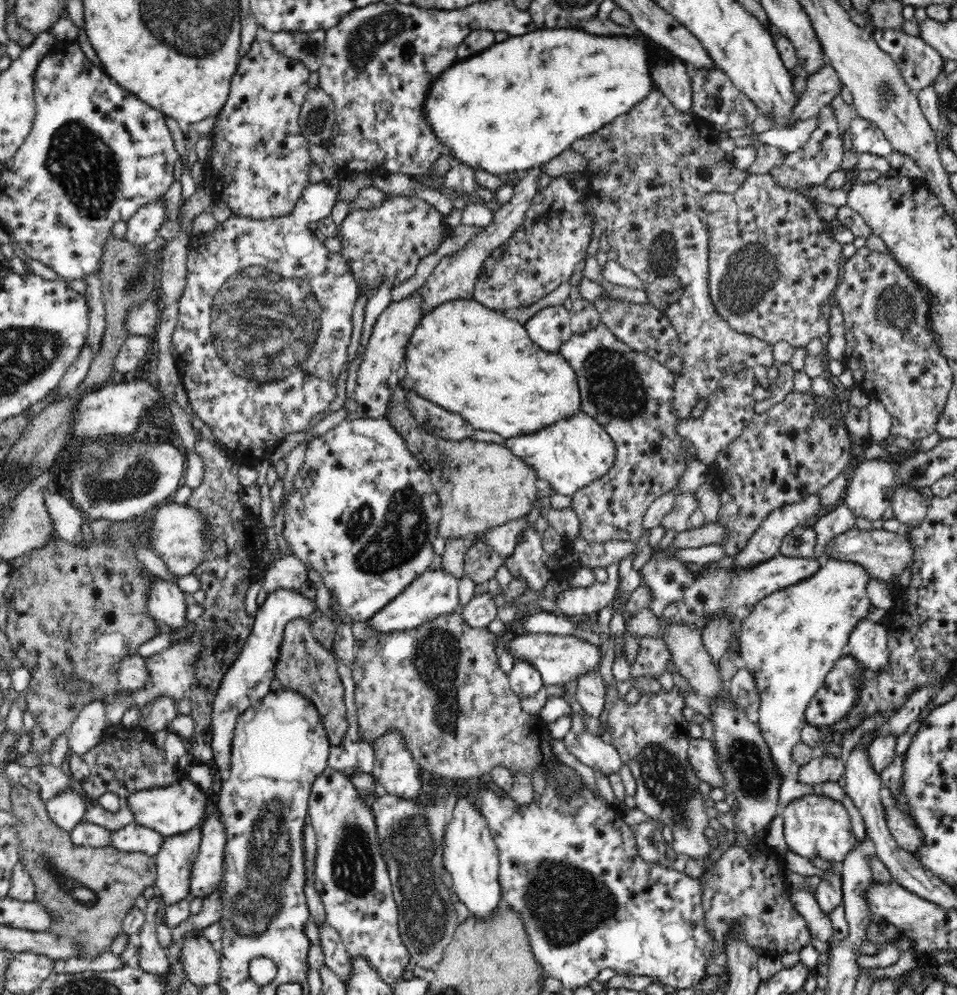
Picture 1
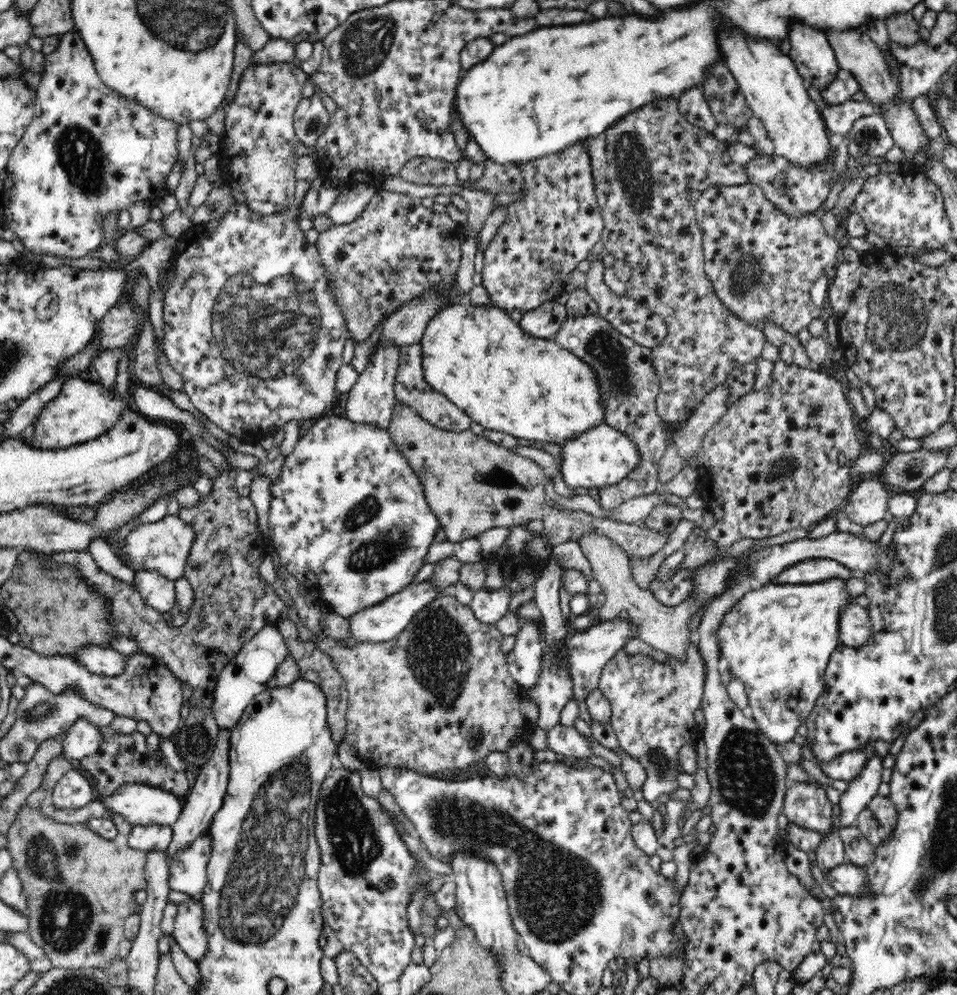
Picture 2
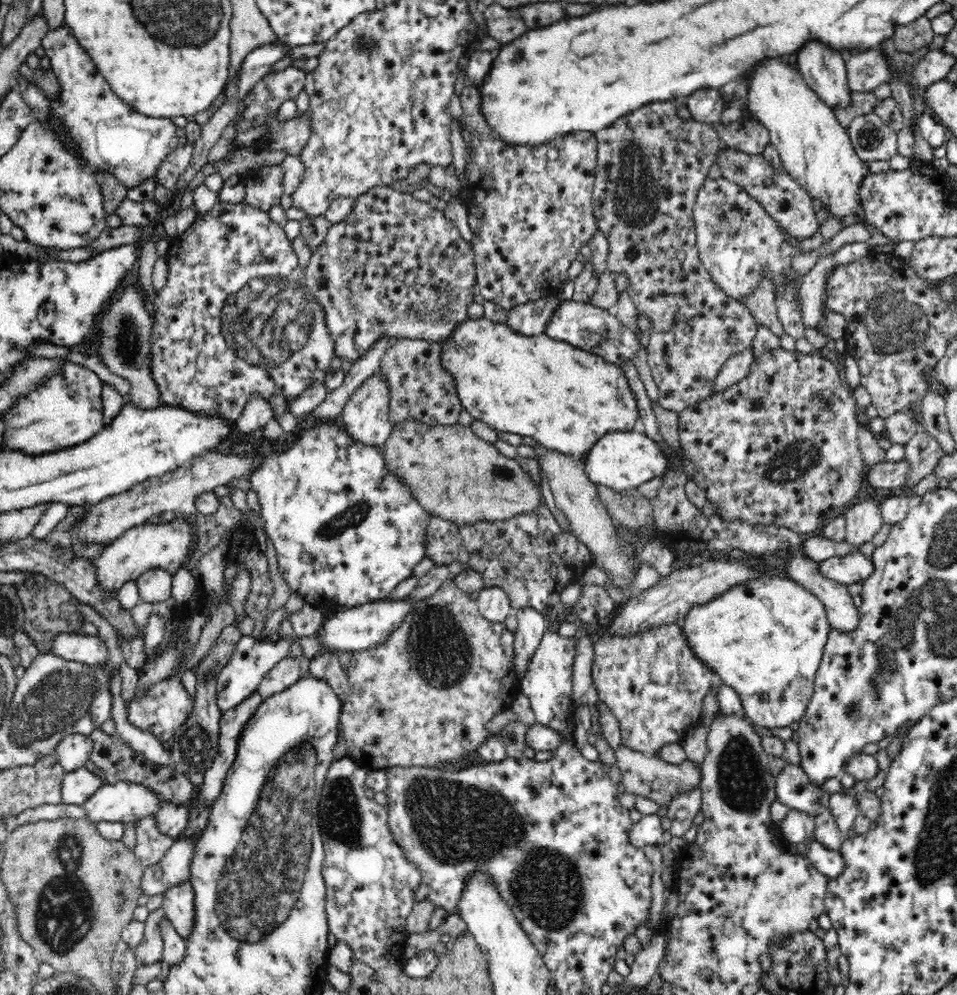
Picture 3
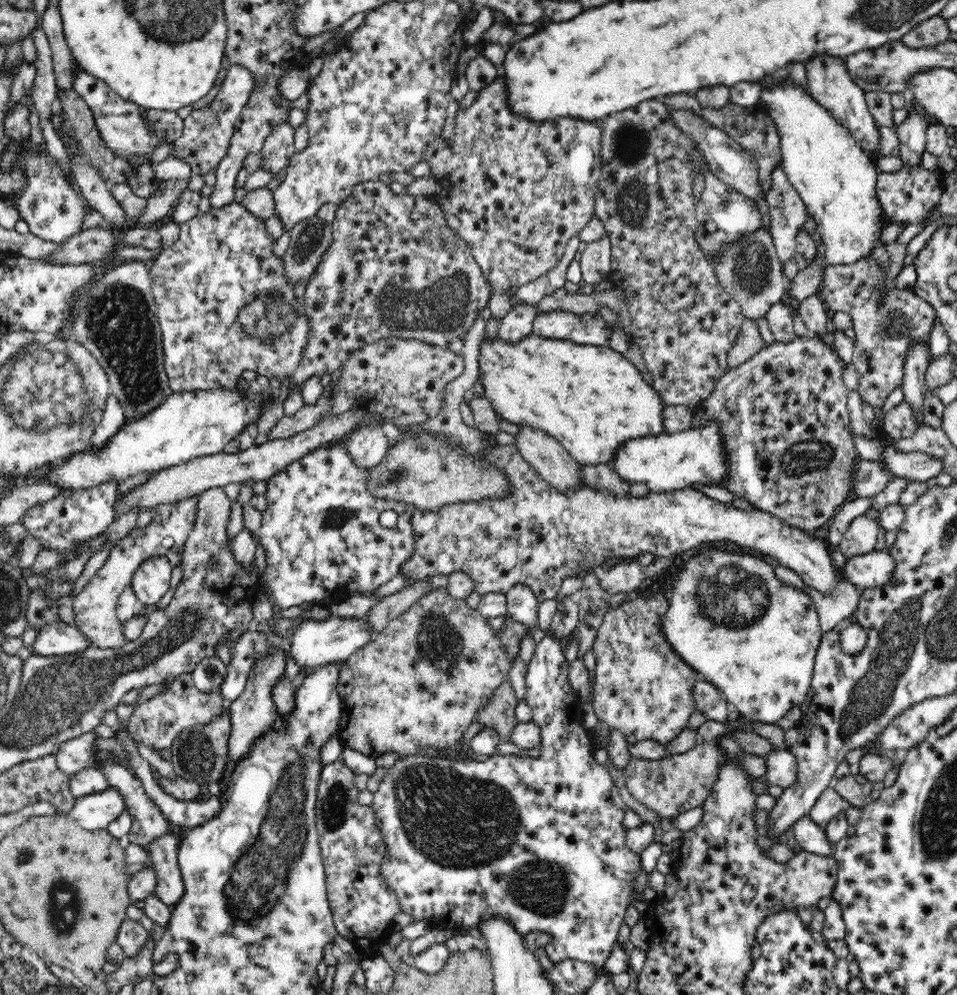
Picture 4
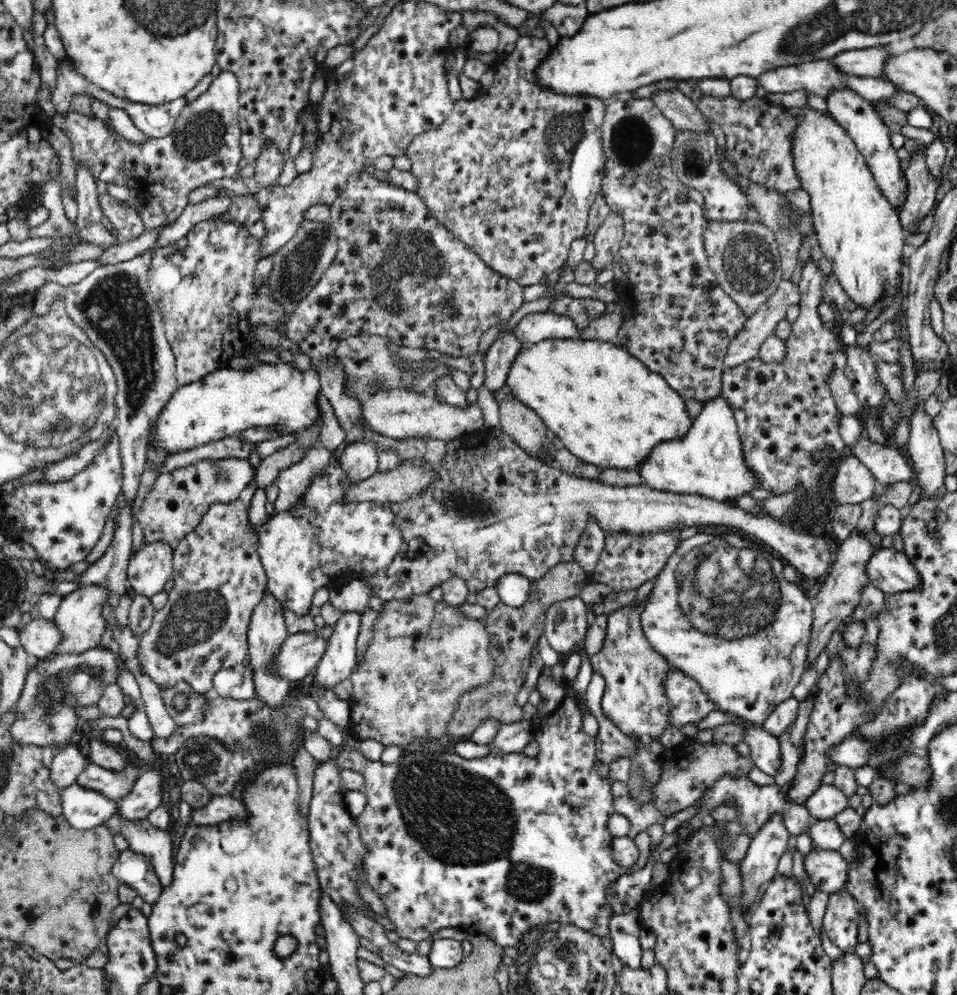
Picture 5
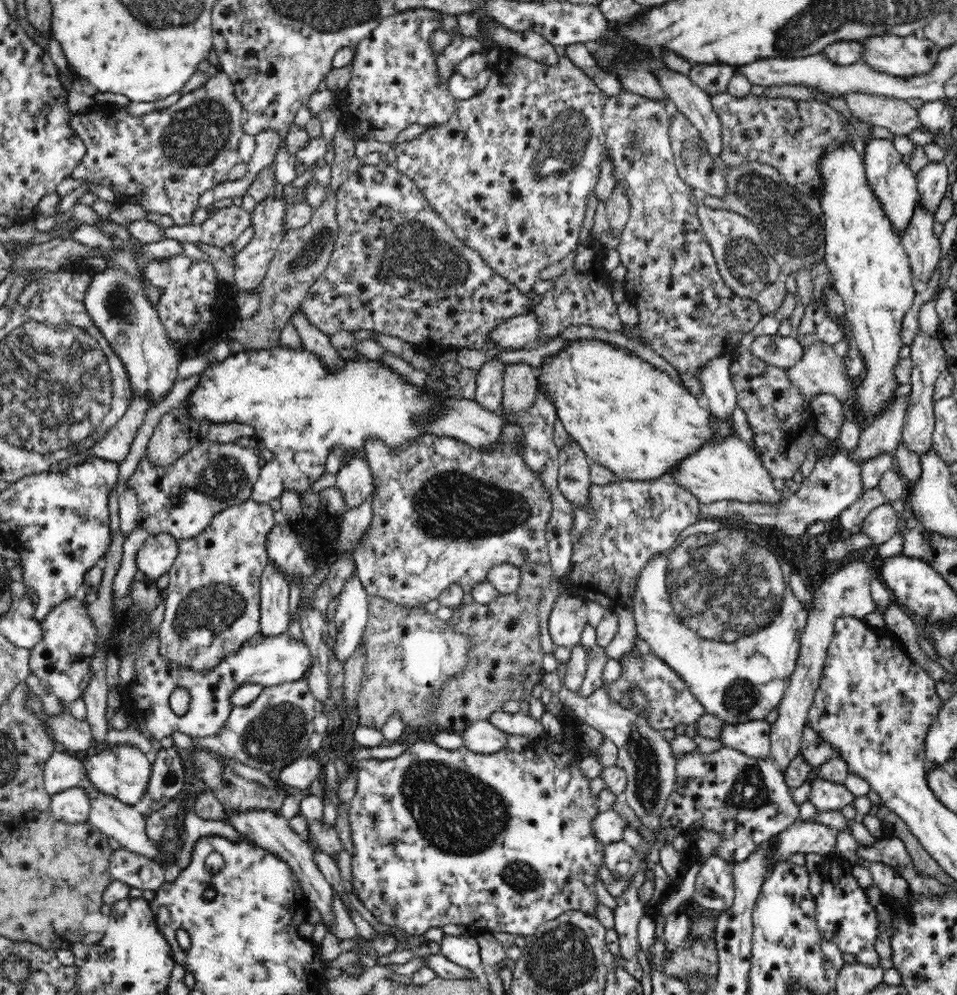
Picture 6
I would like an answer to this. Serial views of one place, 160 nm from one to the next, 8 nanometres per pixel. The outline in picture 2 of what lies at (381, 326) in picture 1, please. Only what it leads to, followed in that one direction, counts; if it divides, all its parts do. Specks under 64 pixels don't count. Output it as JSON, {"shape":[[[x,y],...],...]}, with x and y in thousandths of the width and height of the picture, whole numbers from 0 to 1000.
{"shape":[[[412,347],[397,350],[387,360],[381,371],[375,376],[370,388],[364,393],[361,413],[357,418],[371,425],[393,427],[397,431],[406,429],[410,413],[415,406],[413,395],[414,372],[418,363],[417,349]]]}

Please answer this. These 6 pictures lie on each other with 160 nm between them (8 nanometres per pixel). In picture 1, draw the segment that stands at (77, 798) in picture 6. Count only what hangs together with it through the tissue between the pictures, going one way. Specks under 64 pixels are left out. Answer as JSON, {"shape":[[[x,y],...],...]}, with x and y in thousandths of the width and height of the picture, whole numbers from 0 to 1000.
{"shape":[[[188,783],[175,791],[146,794],[134,800],[130,805],[136,809],[142,821],[142,827],[158,832],[171,841],[201,834],[203,830],[207,830],[215,823],[220,813],[220,799],[213,796],[200,783]]]}

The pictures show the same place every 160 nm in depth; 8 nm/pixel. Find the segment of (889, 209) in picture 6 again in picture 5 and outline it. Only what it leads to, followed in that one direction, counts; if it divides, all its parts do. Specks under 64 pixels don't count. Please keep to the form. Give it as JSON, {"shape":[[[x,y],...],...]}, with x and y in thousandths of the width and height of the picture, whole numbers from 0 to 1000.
{"shape":[[[886,87],[874,89],[862,99],[870,122],[884,130],[888,139],[893,143],[896,150],[901,154],[903,160],[905,160],[905,165],[909,172],[911,172],[917,188],[920,188],[924,197],[930,202],[932,208],[939,213],[939,209],[947,201],[948,181],[946,174],[940,170],[941,161],[936,156],[936,149],[932,147],[930,130],[924,126],[921,117],[914,112],[913,105],[905,102],[904,98],[901,98],[892,90],[886,89]]]}

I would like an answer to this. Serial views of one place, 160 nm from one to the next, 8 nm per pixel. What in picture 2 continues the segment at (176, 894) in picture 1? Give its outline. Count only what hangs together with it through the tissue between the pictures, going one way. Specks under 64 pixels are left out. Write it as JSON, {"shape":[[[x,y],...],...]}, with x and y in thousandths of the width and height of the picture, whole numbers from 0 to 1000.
{"shape":[[[230,733],[226,752],[222,757],[220,763],[210,770],[205,786],[200,789],[196,798],[192,801],[190,818],[188,818],[186,824],[182,827],[180,844],[172,854],[176,866],[184,860],[184,856],[196,852],[203,844],[216,837],[224,818],[233,809],[239,784],[239,743],[241,738],[242,734],[240,733]]]}

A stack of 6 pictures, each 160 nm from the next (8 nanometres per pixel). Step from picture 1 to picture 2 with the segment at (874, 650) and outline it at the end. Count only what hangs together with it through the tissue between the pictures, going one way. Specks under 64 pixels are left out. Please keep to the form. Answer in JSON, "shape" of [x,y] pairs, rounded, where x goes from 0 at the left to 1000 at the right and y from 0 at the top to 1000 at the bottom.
{"shape":[[[893,603],[886,605],[878,615],[878,627],[876,627],[879,647],[899,651],[909,643],[909,637],[911,637],[911,624],[906,612],[901,611]]]}

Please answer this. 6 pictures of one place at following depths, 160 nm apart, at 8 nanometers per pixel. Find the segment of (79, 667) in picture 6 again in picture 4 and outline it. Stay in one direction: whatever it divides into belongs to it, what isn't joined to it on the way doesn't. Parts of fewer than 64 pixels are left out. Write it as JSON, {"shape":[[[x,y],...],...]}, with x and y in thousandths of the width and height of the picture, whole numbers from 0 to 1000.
{"shape":[[[196,501],[183,507],[165,507],[164,519],[152,531],[138,533],[116,552],[107,571],[100,574],[86,595],[72,602],[71,608],[77,612],[77,629],[94,642],[94,647],[104,651],[127,651],[132,640],[127,634],[127,624],[122,620],[122,606],[138,579],[148,565],[159,559],[173,559],[180,569],[188,568],[192,547],[205,525],[206,501]]]}

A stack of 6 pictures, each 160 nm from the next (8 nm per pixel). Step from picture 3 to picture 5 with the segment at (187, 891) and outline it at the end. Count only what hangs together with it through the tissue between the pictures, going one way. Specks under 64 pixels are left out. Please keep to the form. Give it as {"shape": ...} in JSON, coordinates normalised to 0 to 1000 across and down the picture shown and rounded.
{"shape":[[[122,814],[109,826],[109,830],[118,838],[125,837],[134,845],[140,856],[149,858],[162,872],[161,876],[171,893],[176,893],[181,882],[182,850],[180,849],[181,834],[161,831],[153,823],[136,826],[126,822]]]}

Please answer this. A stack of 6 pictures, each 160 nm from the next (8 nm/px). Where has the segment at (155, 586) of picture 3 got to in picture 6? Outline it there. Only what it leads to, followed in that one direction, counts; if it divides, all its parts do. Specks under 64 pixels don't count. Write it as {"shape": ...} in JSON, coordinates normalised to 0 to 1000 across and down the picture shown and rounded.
{"shape":[[[155,538],[141,561],[143,573],[153,578],[155,587],[163,587],[180,571],[185,557],[185,543],[180,538]]]}

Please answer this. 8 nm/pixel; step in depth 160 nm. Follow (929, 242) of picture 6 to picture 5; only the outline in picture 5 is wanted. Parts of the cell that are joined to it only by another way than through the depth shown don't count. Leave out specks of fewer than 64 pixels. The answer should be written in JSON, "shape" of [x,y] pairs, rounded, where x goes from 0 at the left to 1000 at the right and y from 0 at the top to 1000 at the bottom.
{"shape":[[[959,151],[950,158],[951,165],[946,171],[948,196],[945,205],[939,209],[941,226],[948,236],[958,234],[955,225],[966,219],[978,207],[978,190],[980,184],[968,165],[968,158]]]}

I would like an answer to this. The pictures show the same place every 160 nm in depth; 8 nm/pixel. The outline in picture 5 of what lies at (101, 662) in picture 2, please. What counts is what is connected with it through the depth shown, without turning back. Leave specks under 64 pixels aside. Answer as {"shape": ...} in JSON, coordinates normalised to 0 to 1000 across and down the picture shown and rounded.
{"shape":[[[38,618],[30,626],[20,628],[17,634],[26,654],[42,662],[54,657],[65,642],[65,637],[55,623],[41,621]]]}

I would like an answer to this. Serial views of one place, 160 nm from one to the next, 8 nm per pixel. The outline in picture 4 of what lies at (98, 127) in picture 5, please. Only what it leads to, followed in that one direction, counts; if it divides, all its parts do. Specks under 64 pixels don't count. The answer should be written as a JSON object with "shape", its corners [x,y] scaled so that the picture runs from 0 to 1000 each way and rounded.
{"shape":[[[241,65],[233,71],[230,79],[230,90],[217,107],[202,112],[191,121],[191,134],[182,143],[180,153],[175,157],[190,159],[200,167],[200,173],[214,176],[236,157],[245,133],[245,126],[253,111],[258,107],[261,92],[265,89],[263,71],[253,65]]]}

